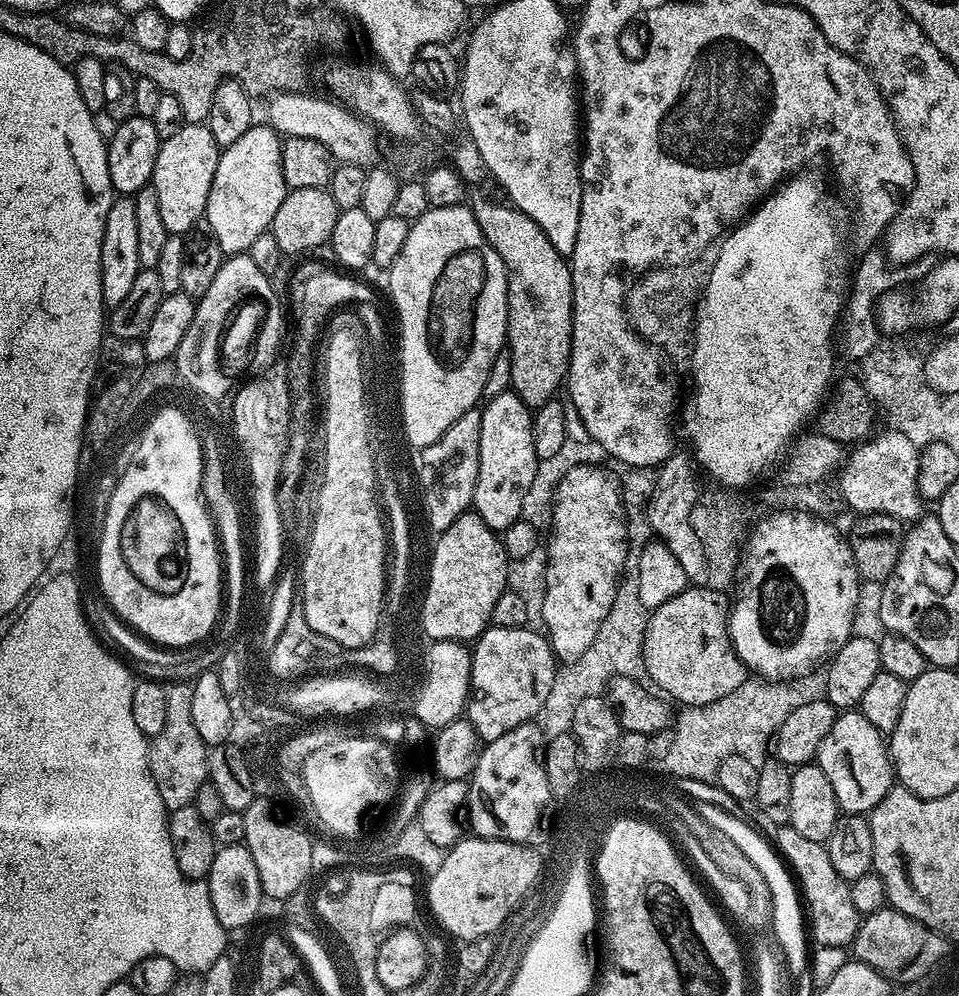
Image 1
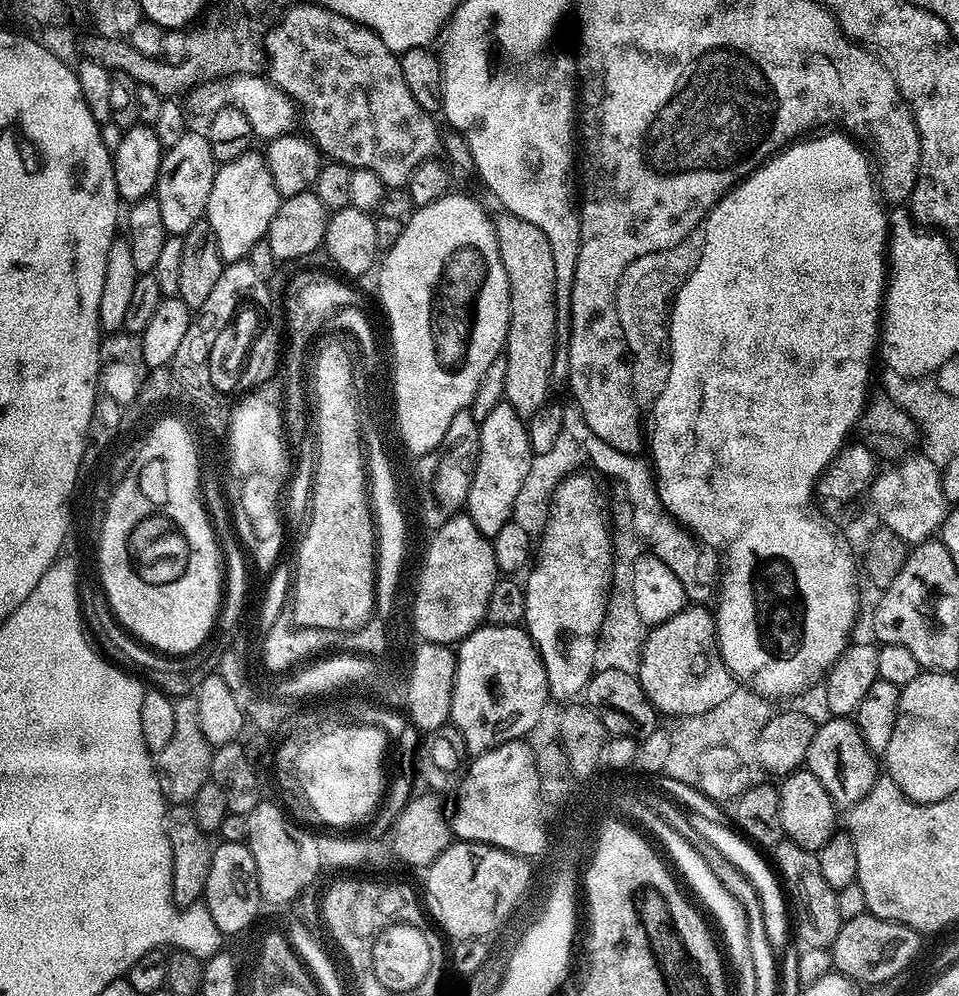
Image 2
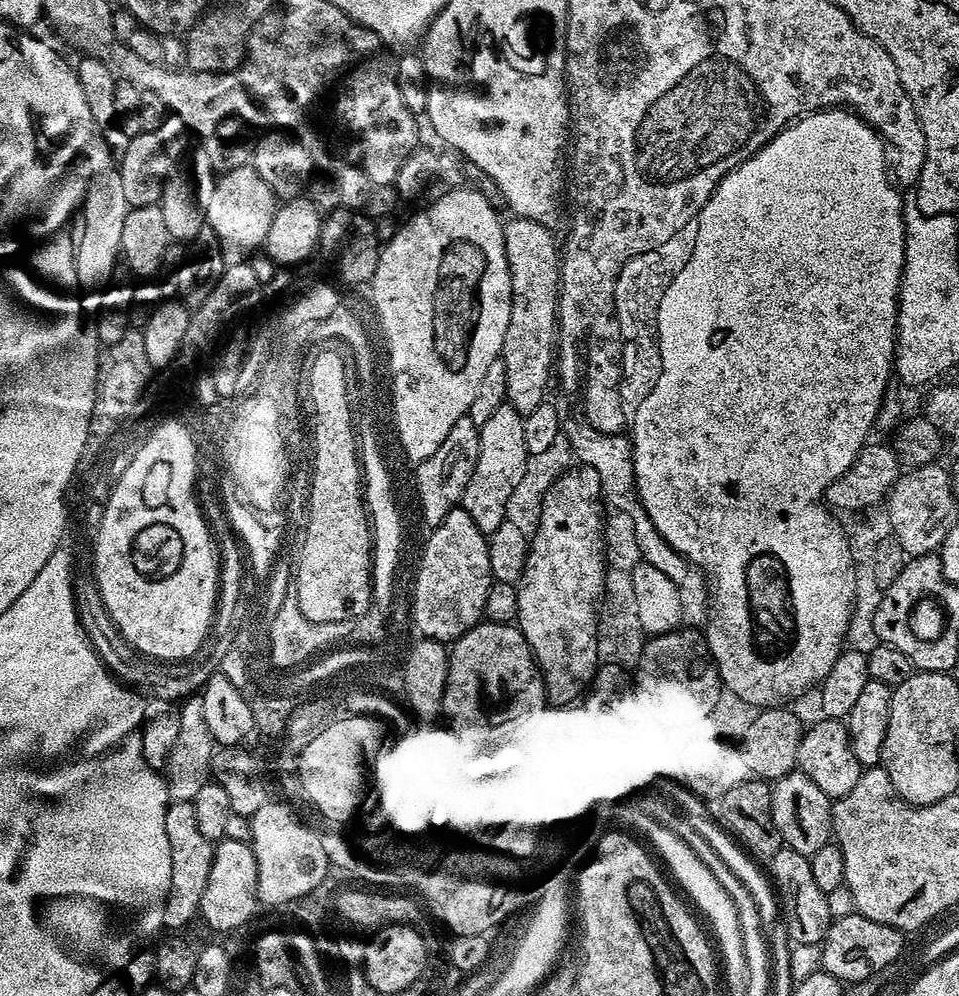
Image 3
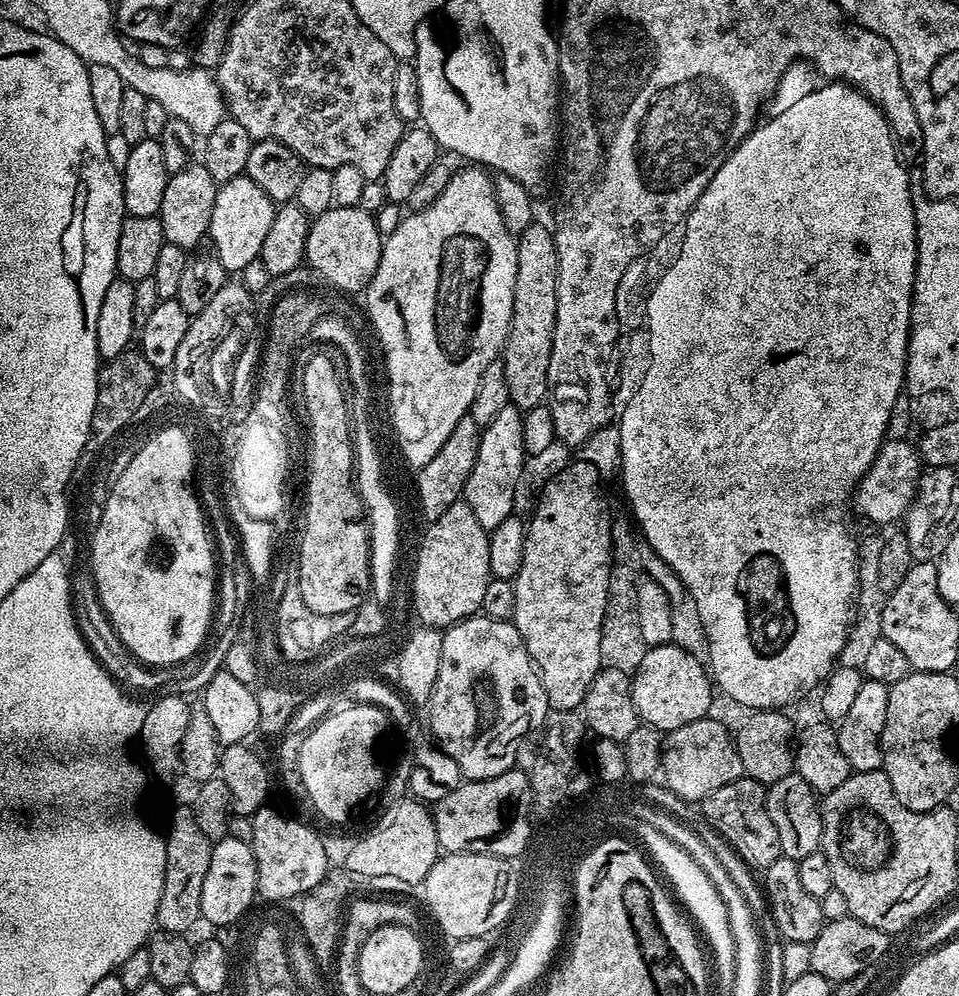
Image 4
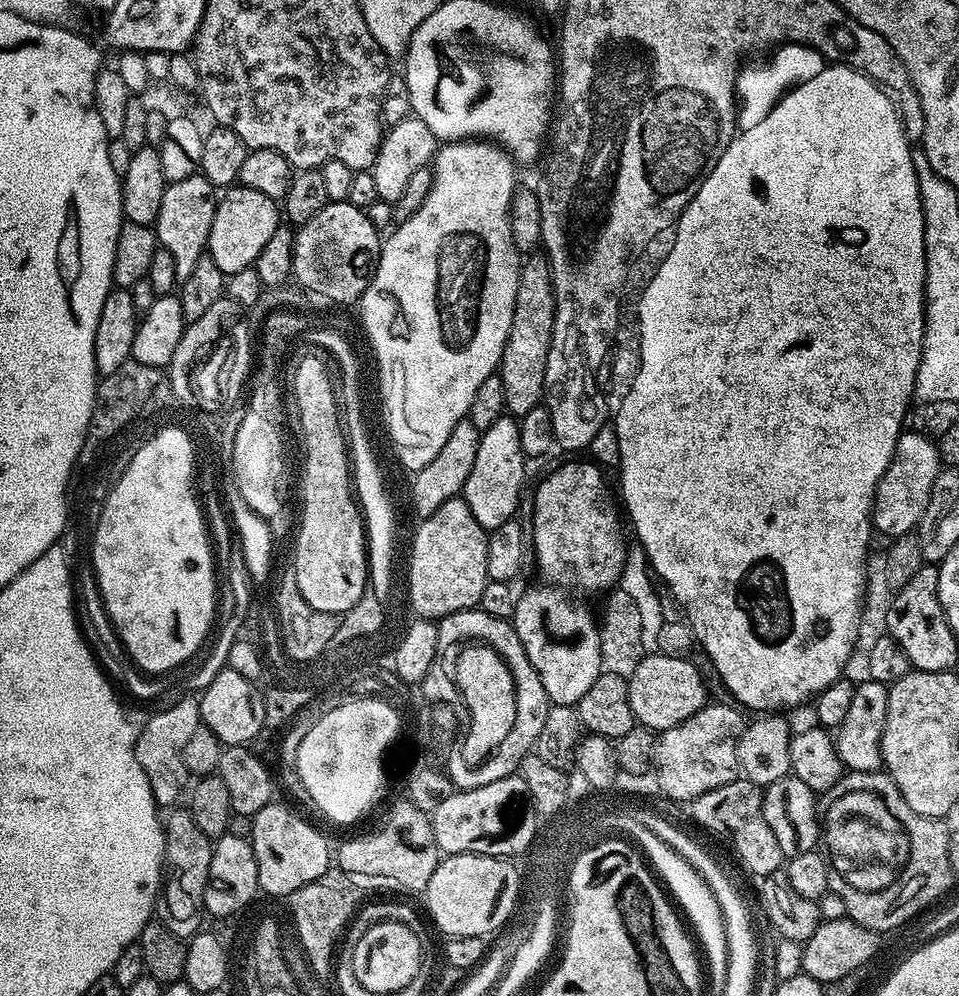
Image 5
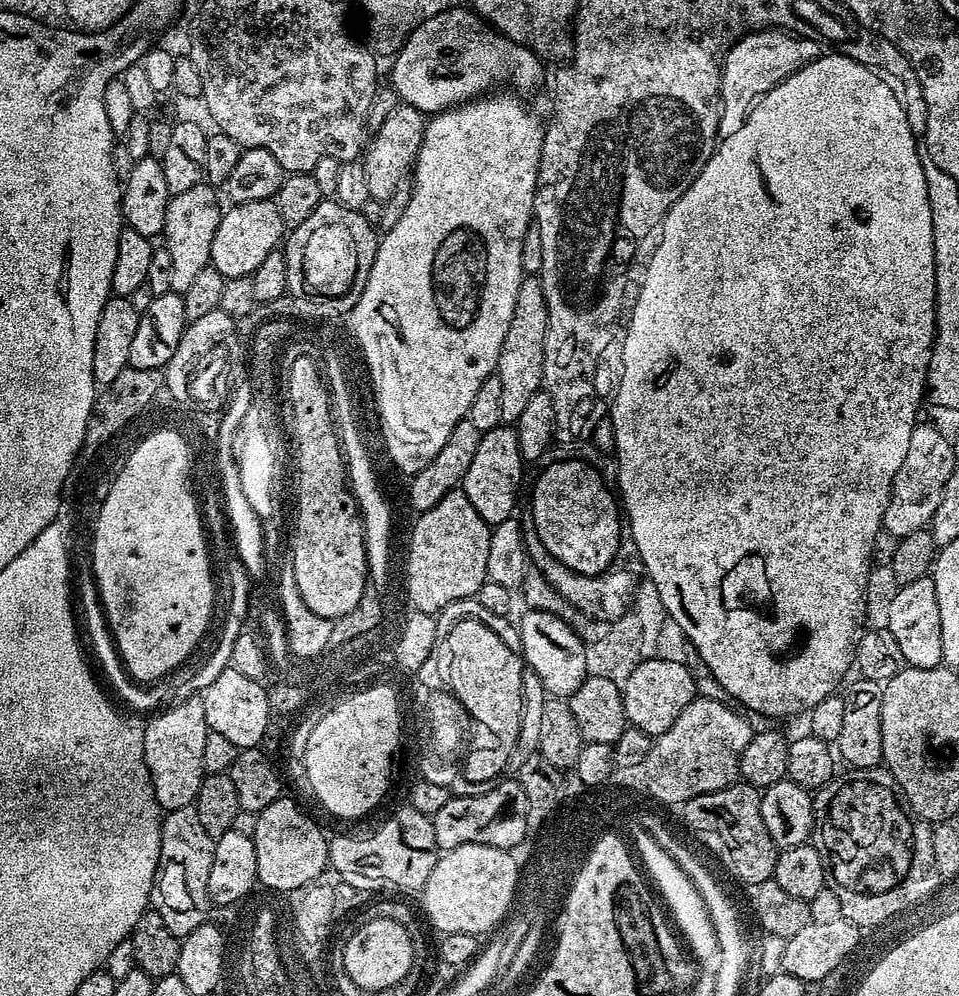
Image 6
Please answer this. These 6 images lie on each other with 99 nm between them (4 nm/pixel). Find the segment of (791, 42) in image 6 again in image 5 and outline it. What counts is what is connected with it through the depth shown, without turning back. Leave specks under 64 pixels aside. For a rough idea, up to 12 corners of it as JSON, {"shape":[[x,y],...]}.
{"shape":[[786,43],[736,77],[738,124],[758,126],[785,93],[818,78],[826,58]]}

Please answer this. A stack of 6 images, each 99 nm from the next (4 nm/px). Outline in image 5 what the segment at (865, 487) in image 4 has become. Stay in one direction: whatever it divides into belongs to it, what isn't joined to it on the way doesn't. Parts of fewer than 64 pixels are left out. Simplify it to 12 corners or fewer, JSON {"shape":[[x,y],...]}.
{"shape":[[901,432],[870,513],[887,538],[909,535],[941,470],[933,437]]}

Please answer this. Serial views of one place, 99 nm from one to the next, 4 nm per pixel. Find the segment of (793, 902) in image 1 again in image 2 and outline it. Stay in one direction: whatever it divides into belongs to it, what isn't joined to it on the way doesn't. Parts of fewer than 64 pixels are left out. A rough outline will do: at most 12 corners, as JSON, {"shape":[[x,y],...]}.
{"shape":[[689,815],[758,891],[766,936],[777,952],[790,942],[790,912],[776,870],[735,827]]}

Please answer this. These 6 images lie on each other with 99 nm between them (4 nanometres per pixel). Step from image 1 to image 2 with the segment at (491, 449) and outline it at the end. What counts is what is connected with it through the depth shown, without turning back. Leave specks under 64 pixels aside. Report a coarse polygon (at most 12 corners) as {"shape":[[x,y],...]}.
{"shape":[[507,402],[480,421],[466,514],[484,536],[512,519],[533,455]]}

